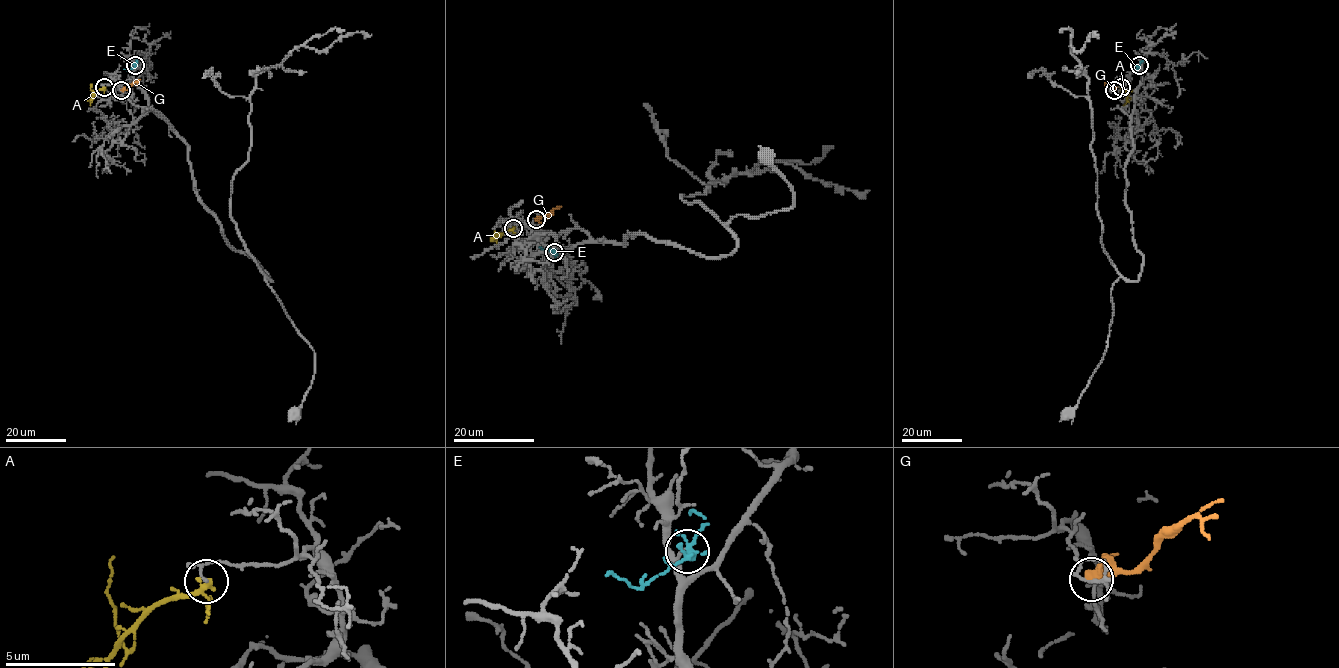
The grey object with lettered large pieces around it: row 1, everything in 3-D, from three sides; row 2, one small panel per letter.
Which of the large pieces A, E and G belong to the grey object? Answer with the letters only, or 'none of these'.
E

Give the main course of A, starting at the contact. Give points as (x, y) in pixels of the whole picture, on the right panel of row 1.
A: (1121, 87), (1127, 96), (1131, 83)

